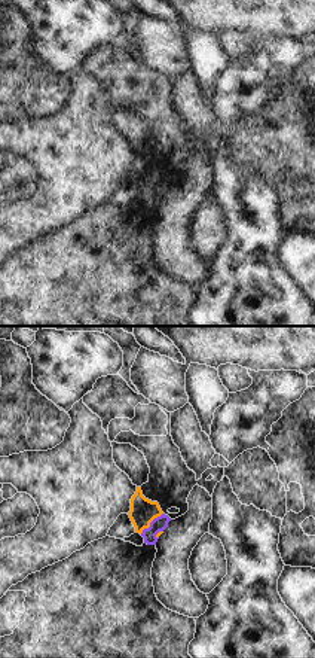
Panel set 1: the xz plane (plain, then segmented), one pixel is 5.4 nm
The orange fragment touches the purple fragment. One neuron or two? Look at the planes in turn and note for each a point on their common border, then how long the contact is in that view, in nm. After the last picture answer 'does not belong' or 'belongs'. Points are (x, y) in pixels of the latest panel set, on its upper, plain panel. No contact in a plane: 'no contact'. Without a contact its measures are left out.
(150, 188) | 170 nm

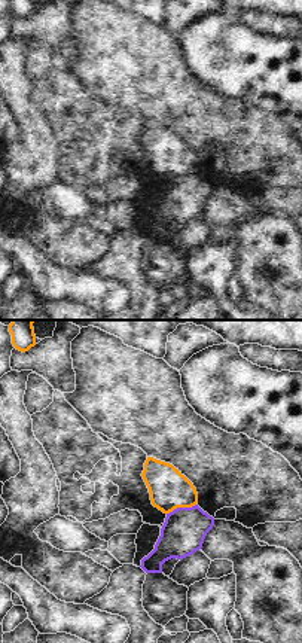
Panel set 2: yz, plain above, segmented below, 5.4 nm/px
(180, 173) | 170 nm

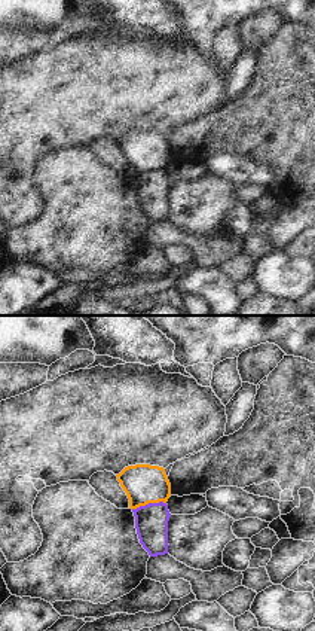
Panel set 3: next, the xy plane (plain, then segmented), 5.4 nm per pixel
(149, 168) | 190 nm

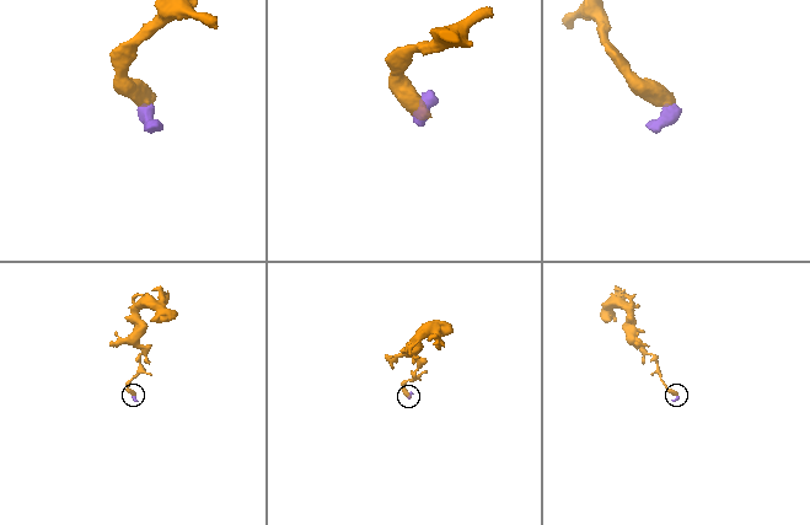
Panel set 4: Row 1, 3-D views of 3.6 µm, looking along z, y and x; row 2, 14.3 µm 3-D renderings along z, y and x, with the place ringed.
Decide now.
does not belong

